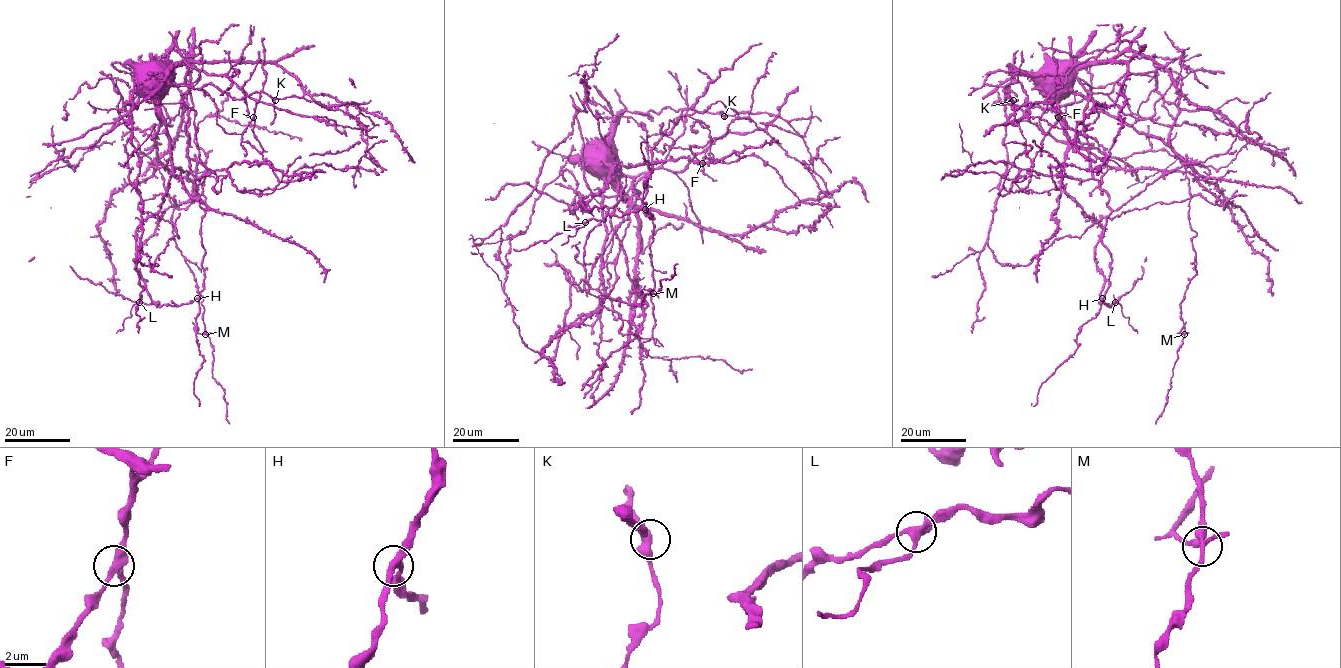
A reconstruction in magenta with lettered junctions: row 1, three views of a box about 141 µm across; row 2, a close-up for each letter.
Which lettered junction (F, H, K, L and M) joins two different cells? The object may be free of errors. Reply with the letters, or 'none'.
L

